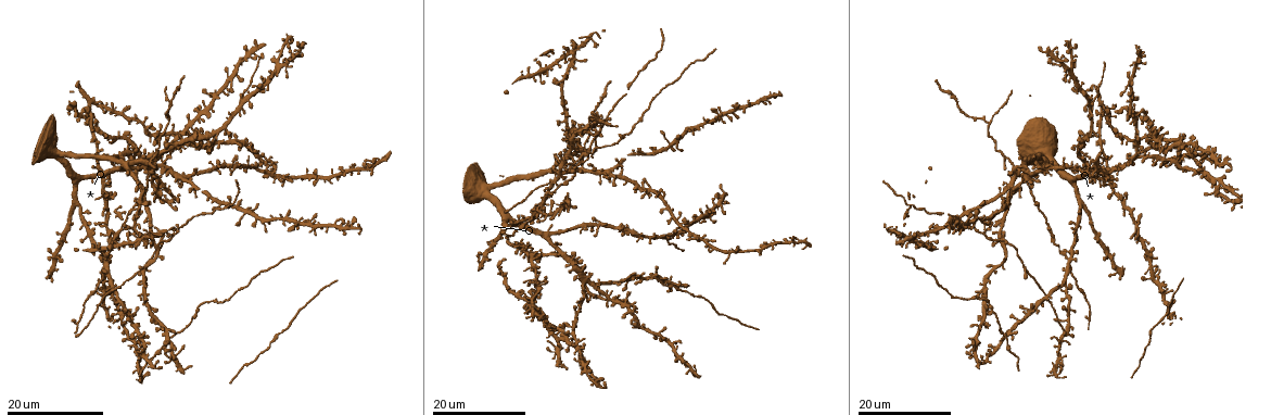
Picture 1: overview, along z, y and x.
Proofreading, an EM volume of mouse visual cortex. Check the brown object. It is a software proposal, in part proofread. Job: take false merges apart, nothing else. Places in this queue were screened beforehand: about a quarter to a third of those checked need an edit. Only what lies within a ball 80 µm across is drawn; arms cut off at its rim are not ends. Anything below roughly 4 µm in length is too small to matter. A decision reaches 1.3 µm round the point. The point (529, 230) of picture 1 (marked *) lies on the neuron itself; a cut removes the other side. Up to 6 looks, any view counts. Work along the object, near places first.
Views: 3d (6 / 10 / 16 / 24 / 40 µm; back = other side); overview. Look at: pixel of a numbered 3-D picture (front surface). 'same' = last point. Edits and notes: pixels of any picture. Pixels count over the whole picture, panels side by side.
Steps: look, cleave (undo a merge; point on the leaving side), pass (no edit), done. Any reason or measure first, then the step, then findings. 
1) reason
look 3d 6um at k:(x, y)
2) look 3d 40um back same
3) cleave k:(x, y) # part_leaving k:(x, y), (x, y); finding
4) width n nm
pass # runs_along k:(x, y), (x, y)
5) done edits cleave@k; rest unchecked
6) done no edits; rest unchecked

four arms meet
look 3d 16um at 1:(158, 244)

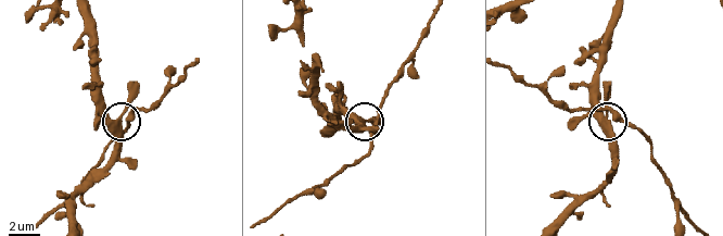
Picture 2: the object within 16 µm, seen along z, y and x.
look 3d 6um at 2:(609, 125)

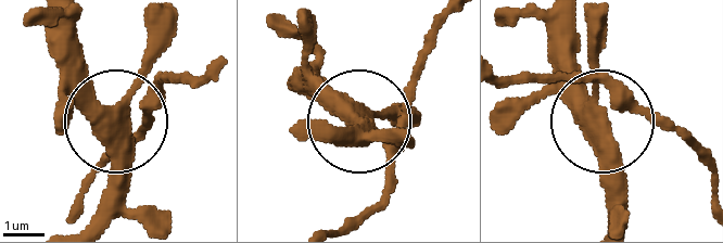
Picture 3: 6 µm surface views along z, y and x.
pass # all the same neuron

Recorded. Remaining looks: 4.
four-way junction
look 3d 16um at 1:(1014, 166)

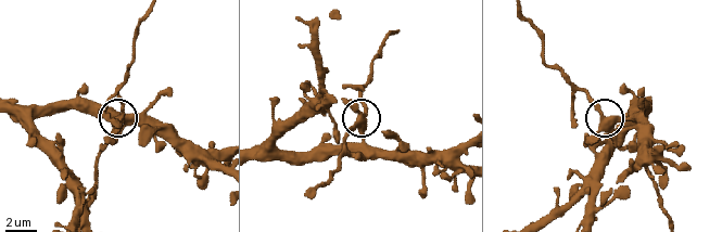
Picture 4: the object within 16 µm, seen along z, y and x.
zoom in
look 3d 10um at 4:(604, 121)

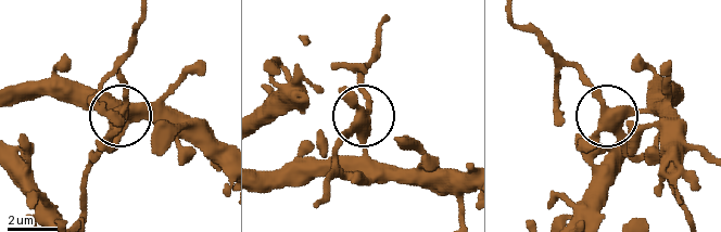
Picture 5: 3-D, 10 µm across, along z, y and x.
width 380 nm
pass # one neuron here

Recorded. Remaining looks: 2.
three arms meet
look 3d 16um at 1:(560, 339)

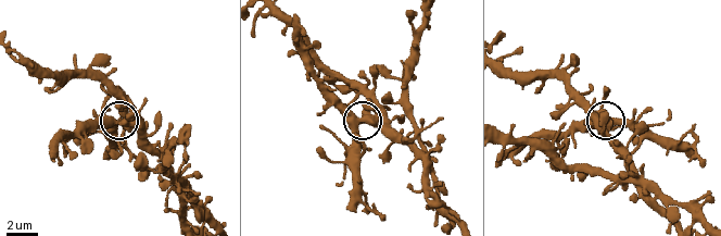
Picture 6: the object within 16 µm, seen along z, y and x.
look 3d 6um at 6:(123, 114)

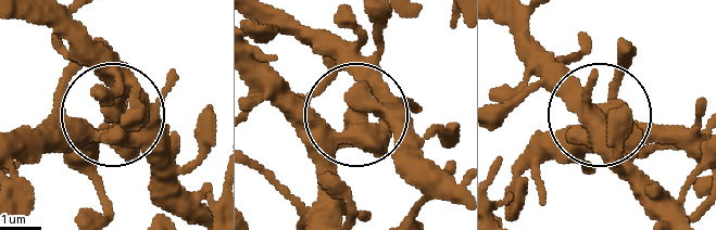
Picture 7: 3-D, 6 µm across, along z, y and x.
width 420 nm
cleave 7:(671, 141) # a second neuron is stuck on

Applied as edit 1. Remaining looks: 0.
done edits cleave@7; rest unchecked

